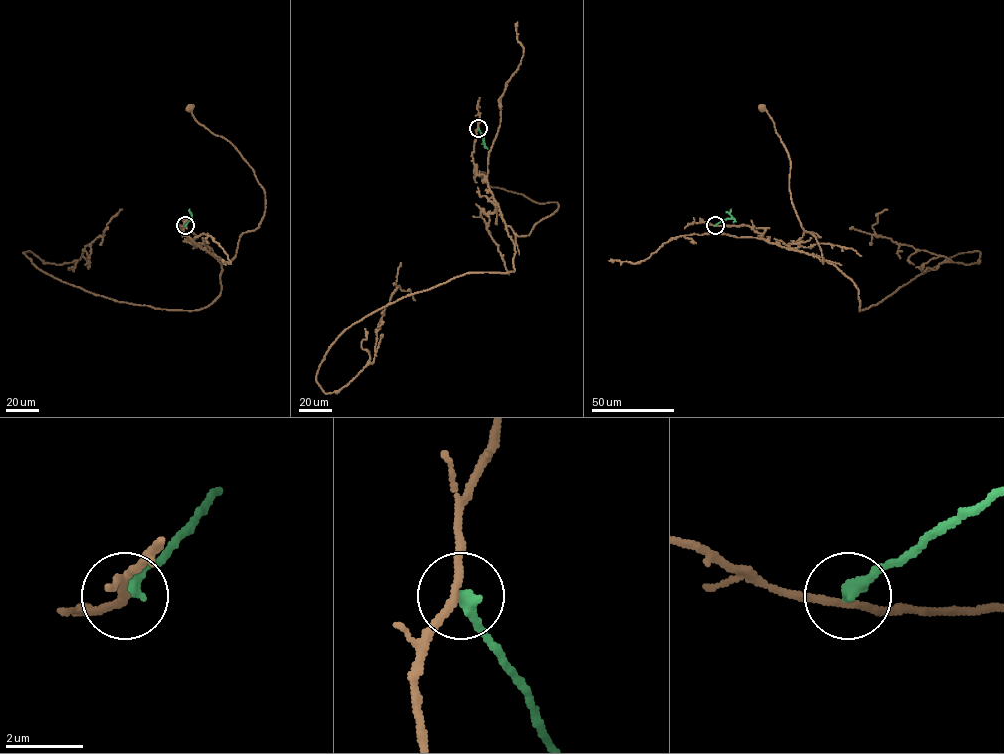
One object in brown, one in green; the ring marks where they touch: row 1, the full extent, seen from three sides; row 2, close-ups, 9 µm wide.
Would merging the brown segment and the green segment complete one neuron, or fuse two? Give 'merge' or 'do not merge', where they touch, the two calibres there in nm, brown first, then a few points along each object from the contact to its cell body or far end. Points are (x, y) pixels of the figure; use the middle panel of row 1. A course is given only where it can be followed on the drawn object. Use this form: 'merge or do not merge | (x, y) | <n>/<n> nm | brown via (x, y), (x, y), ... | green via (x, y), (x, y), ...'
do not merge | (478, 128) | 190/360 nm | brown via (478, 128), (474, 177), (483, 174), (513, 233), (529, 235), (558, 208), (556, 202), (491, 187), (482, 174) | green via (478, 128), (484, 139), (482, 144)

